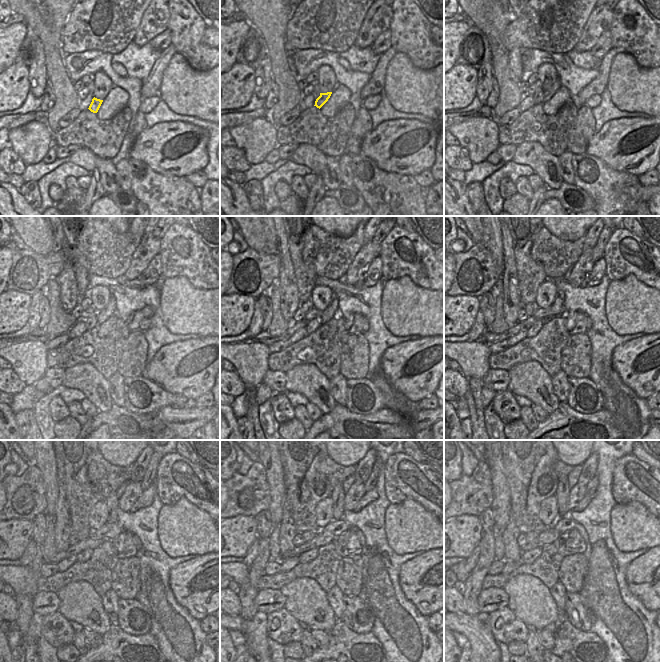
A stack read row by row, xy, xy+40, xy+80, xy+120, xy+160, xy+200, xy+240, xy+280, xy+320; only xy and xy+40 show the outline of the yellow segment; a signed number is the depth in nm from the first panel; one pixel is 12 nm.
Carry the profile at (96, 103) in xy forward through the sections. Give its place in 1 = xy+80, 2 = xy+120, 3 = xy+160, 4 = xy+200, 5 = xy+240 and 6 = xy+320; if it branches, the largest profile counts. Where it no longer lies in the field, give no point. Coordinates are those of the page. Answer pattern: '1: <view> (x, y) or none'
1: xy+80 (550, 92)
2: xy+120 (103, 315)
3: xy+160 (332, 310)
4: xy+200 (559, 299)
5: xy+240 (112, 500)
6: xy+320 (562, 493)

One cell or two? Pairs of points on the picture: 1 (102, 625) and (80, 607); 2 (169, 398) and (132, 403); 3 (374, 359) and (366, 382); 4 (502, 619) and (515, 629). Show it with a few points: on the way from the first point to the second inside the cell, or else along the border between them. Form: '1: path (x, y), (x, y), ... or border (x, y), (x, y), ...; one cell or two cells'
1: path (95, 624), (86, 618), (86, 614); one cell
2: path (160, 398), (157, 398), (147, 408), (141, 409); one cell
3: border (368, 376), (383, 394); two cells
4: path (504, 623), (511, 628); one cell

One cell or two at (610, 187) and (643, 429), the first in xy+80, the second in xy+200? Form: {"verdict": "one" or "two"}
{"verdict": "two"}

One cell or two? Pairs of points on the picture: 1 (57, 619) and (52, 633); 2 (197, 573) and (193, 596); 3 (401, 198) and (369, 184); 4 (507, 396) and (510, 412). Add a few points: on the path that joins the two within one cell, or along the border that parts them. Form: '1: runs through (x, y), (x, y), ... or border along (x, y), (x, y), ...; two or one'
1: runs through (62, 622), (62, 628), (57, 630); one
2: runs through (192, 579), (196, 585), (196, 590); one
3: runs through (393, 198), (377, 185); one
4: runs through (509, 400), (510, 408); one

